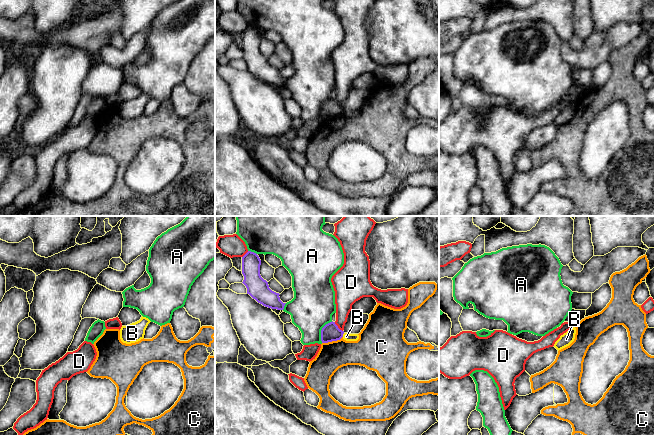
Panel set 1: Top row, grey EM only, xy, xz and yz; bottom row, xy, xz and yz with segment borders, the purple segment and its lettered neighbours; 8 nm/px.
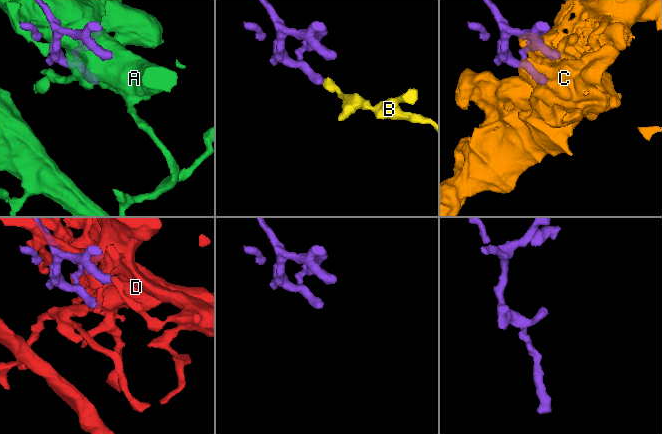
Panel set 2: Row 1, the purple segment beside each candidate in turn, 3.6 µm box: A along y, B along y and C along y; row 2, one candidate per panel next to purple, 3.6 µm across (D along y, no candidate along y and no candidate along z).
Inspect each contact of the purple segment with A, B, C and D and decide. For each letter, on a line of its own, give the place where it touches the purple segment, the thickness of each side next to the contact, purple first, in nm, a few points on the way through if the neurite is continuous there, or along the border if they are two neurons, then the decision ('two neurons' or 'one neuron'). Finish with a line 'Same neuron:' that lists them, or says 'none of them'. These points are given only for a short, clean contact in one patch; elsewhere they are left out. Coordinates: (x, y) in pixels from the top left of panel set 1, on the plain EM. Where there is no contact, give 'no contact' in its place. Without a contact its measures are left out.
A: meets purple in xz at (321, 106); 150 nm thick on the purple side, 340 nm on the other; two neurons
B: meets purple in xz at (342, 111); 150 nm thick on the purple side, 60 nm on the other; border along xz (344, 109), (342, 112); two neurons
C: meets purple in xz at (332, 116); 150 nm thick on the purple side, 220 nm on the other; two neurons
D: meets purple in xz at (337, 103); 150 nm thick on the purple side, 170 nm on the other; two neurons
Same neuron: none of them

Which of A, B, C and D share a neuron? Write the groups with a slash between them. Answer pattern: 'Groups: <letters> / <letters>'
Groups: A / B / C / D

